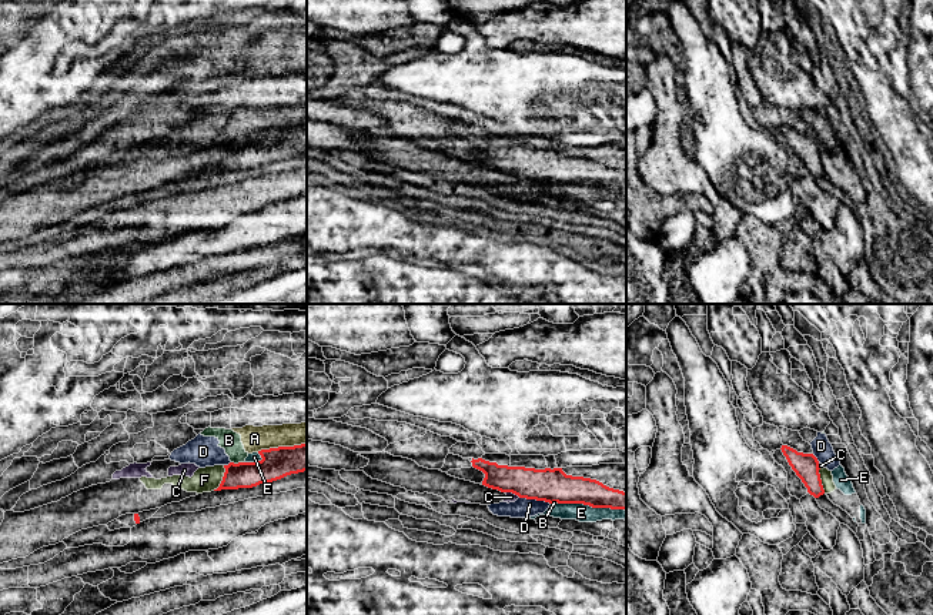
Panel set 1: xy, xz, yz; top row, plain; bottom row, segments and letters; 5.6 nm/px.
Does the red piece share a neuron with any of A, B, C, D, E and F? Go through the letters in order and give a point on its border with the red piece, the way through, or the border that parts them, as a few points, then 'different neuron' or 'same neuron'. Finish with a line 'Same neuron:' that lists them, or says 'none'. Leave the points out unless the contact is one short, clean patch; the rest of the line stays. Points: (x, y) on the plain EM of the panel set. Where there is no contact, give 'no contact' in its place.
A: contact xy (281, 127); different neuron
B: contact xy (238, 143); border xy (231, 141), (243, 143); different neuron
C: contact xz (512, 173); border xz (505, 171), (519, 177); different neuron
D: contact xz (535, 179); border xz (519, 177), (541, 180), (549, 184); different neuron
E: contact xz (592, 187); border xz (558, 183), (582, 183), (592, 187), (622, 189), (625, 191); different neuron
F: contact xy (223, 159); border xy (224, 146), (221, 163), (213, 170); different neuron
Same neuron: none

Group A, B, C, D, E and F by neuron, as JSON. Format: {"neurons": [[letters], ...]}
{"neurons": [["A"], ["B", "C", "D", "E", "F"]]}

